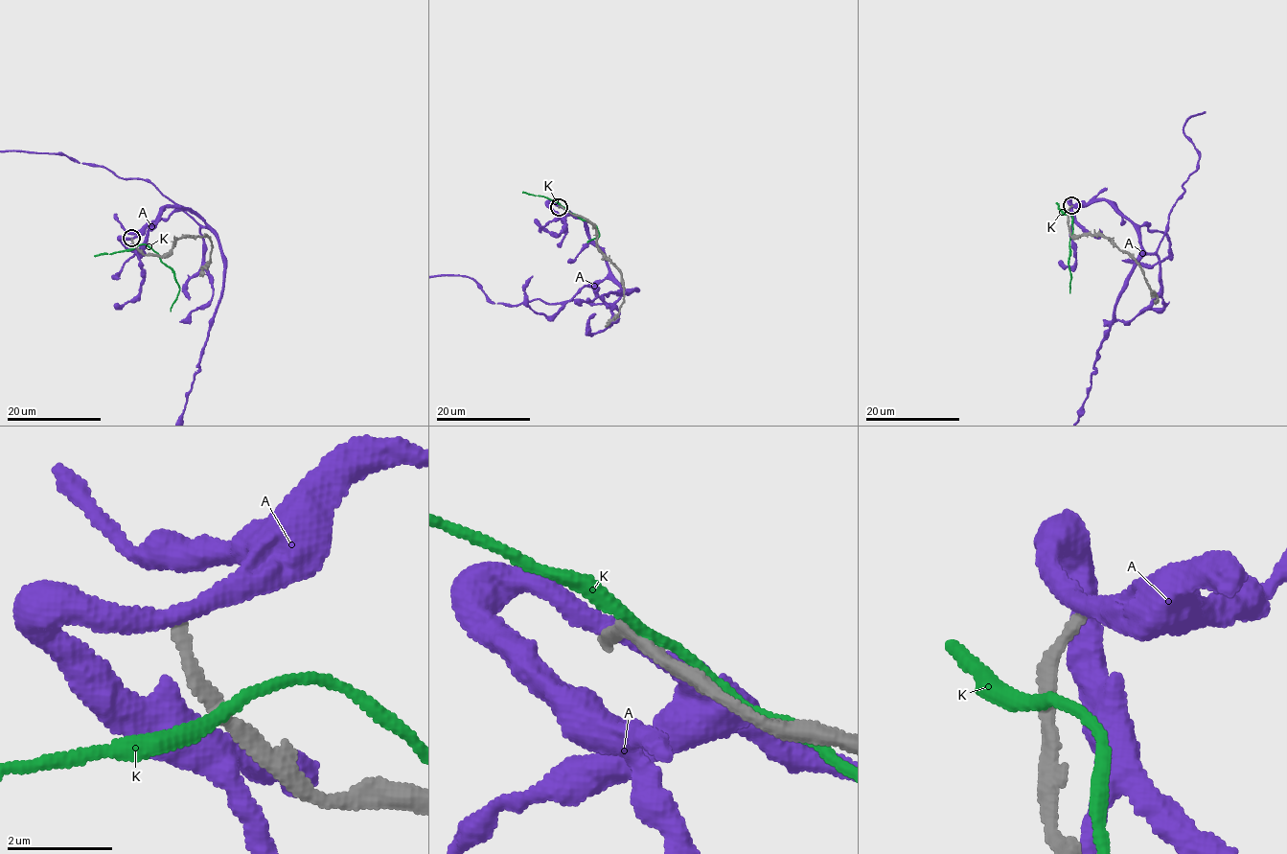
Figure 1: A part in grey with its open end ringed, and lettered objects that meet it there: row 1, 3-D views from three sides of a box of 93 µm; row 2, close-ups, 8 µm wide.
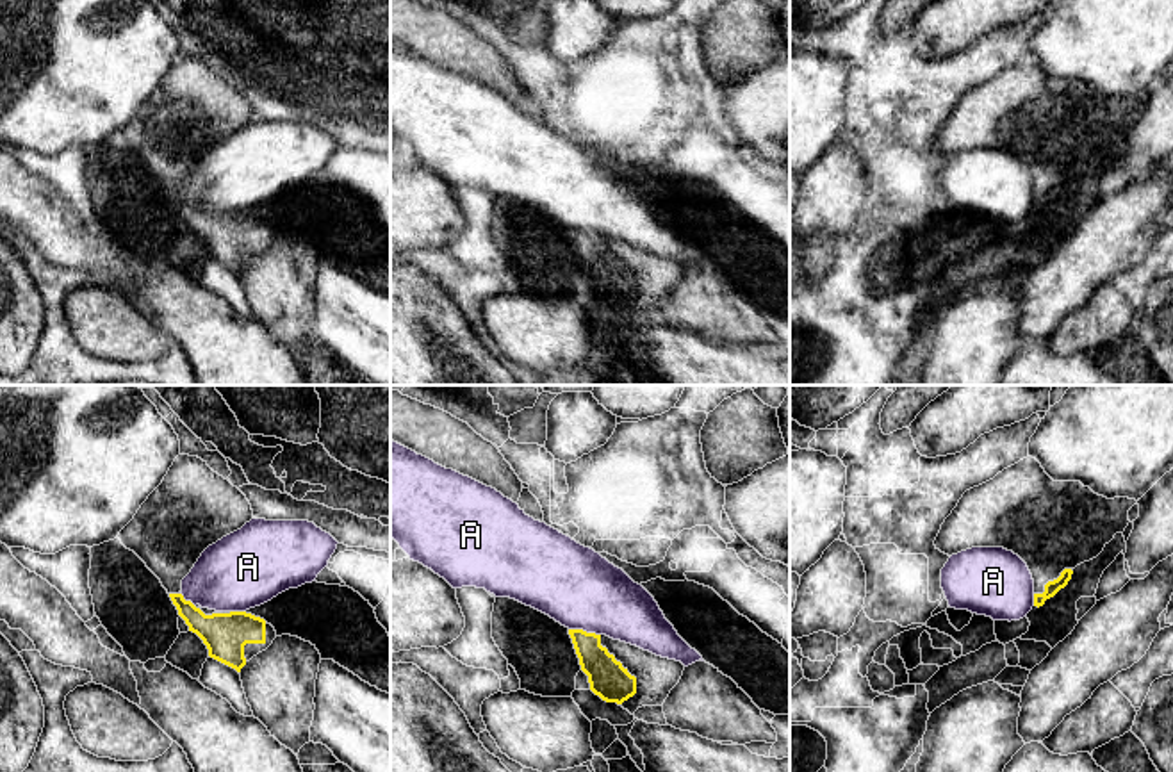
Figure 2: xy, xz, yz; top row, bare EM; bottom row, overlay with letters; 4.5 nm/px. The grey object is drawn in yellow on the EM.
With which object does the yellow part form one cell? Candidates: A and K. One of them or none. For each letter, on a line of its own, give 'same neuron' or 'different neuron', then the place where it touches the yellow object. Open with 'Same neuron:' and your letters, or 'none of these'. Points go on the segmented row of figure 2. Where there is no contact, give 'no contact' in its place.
Same neuron: none of these
A: different neuron | xz (585, 632)
K: different neuron | no contact

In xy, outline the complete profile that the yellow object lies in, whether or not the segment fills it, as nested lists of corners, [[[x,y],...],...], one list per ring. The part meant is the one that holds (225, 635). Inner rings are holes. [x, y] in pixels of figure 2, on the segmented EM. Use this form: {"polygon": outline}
{"polygon": [[[178,455],[162,483],[141,505],[134,519],[119,531],[121,544],[134,551],[168,590],[178,615],[209,649],[209,656],[241,669],[276,638],[276,631],[264,619],[246,612],[216,612],[185,601],[182,579],[191,572],[201,553],[223,537],[241,530],[253,517],[246,496],[228,480],[214,472],[198,456]]]}

